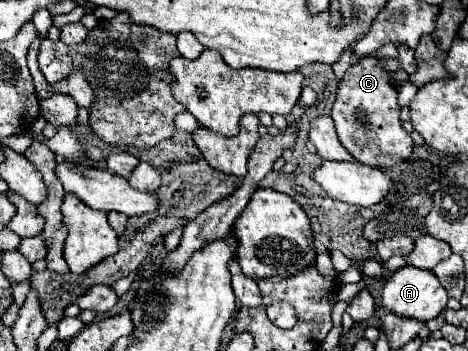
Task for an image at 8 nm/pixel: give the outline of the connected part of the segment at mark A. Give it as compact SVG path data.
M403 266L393 276L387 280L383 294L381 294L381 304L387 312L395 312L405 318L415 318L421 322L427 322L435 316L441 314L441 310L447 306L447 290L441 286L441 282L435 278L433 272L429 270L419 270L413 266Z

